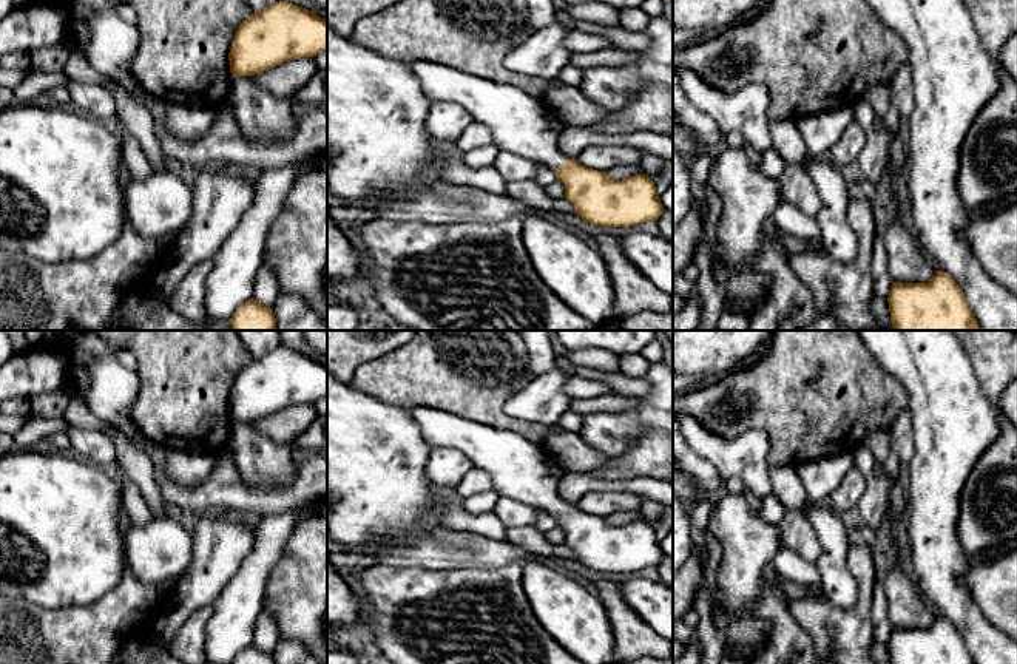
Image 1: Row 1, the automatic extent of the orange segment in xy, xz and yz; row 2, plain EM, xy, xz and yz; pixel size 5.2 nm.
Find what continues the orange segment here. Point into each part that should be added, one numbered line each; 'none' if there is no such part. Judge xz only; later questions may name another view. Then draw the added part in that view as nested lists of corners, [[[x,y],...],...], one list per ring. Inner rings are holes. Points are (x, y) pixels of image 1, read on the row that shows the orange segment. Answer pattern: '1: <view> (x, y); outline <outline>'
1: xz (520, 124); outline [[[415,60],[411,66],[431,100],[461,105],[492,133],[498,150],[554,170],[566,162],[559,150],[565,125],[540,99],[515,85],[478,77],[455,66],[427,60]]]

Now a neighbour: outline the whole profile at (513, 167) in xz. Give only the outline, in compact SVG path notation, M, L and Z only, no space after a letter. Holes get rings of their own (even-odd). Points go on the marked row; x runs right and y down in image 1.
M498 151L494 159L492 167L506 179L506 181L526 181L534 179L539 168L543 164L522 158L511 151Z

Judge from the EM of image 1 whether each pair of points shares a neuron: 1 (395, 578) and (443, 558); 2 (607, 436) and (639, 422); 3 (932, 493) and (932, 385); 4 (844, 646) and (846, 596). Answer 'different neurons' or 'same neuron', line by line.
1: different neurons
2: same neuron
3: same neuron
4: different neurons

